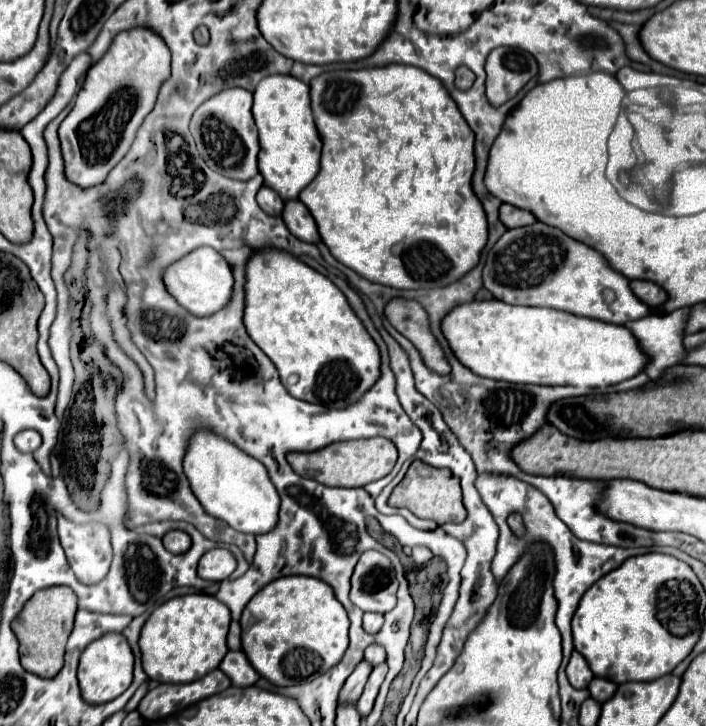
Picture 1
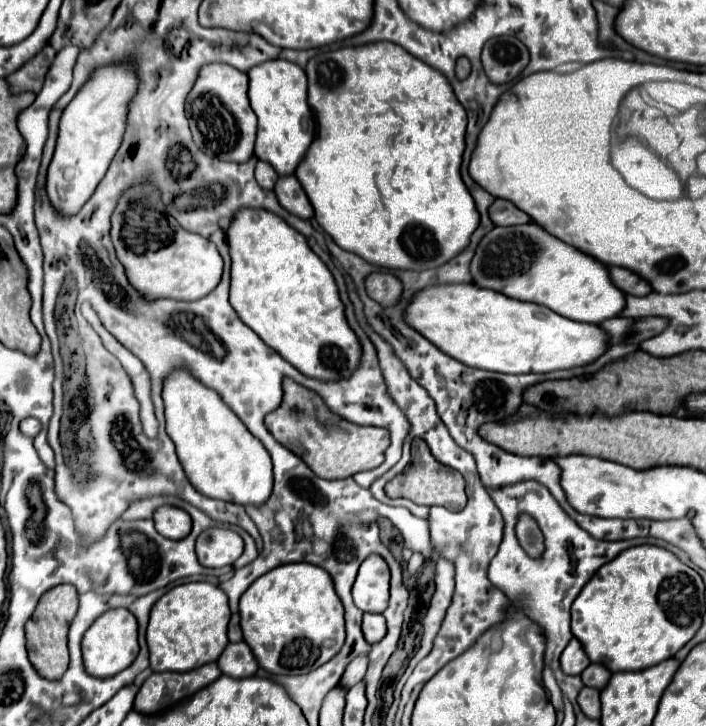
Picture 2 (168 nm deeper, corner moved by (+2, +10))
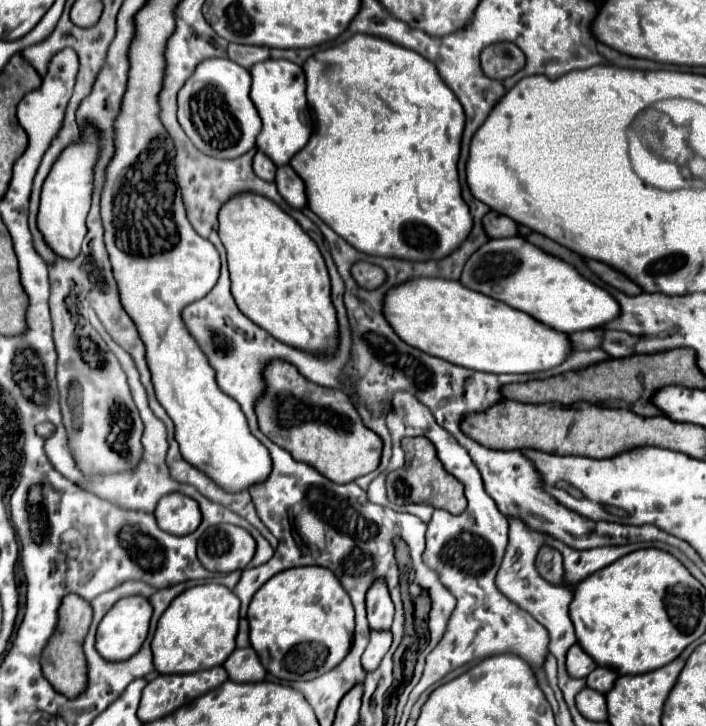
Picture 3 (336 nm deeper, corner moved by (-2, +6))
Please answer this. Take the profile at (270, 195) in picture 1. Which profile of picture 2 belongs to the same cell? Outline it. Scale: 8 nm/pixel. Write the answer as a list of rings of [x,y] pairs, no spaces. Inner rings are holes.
[[[259,161],[257,167],[255,167],[255,179],[257,179],[257,183],[259,183],[261,189],[271,191],[275,187],[275,181],[279,179],[279,175],[275,173],[275,169],[271,165]]]

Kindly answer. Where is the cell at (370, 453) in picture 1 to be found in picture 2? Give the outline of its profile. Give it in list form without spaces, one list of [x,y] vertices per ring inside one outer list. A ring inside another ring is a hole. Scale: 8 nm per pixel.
[[[285,379],[283,403],[277,411],[265,417],[267,429],[291,453],[301,457],[309,469],[321,479],[347,479],[359,471],[375,469],[385,461],[389,433],[381,427],[359,427],[325,409],[321,397],[301,385]]]

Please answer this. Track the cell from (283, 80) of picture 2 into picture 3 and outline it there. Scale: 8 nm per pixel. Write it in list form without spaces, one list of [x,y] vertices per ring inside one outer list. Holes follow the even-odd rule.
[[[267,59],[251,67],[251,79],[251,99],[263,119],[263,129],[257,135],[257,149],[269,155],[275,165],[289,163],[289,159],[309,141],[313,129],[311,113],[307,109],[303,69],[287,59]]]

